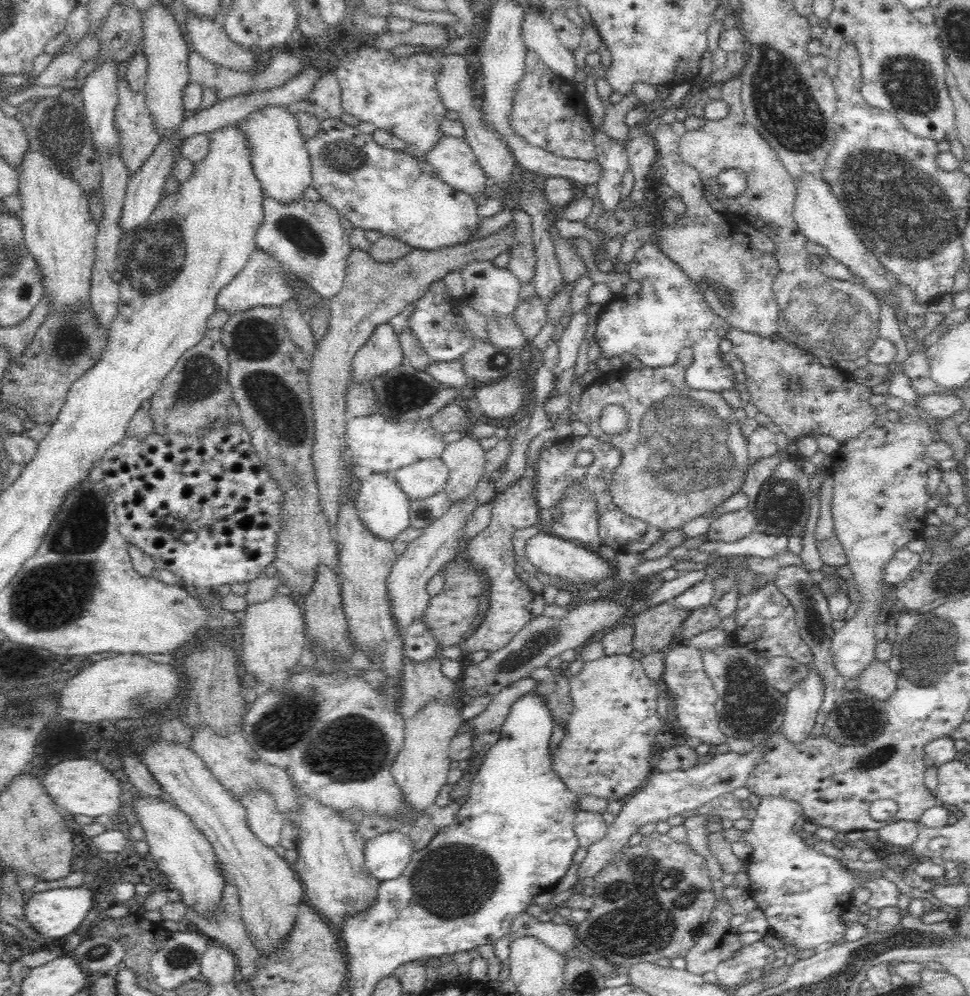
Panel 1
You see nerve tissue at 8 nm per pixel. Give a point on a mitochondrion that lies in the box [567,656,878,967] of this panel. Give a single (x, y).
(641, 920)

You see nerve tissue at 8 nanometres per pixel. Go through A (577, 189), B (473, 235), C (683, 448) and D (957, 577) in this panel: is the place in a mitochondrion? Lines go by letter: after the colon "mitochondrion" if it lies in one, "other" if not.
A: other
B: other
C: mitochondrion
D: mitochondrion

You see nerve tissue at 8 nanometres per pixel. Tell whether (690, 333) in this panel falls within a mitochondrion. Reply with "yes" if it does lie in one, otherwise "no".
no

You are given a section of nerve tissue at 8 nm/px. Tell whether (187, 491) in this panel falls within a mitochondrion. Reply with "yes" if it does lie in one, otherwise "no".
no

